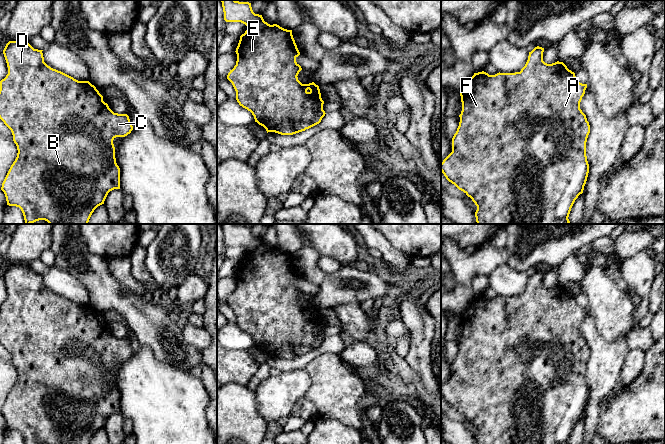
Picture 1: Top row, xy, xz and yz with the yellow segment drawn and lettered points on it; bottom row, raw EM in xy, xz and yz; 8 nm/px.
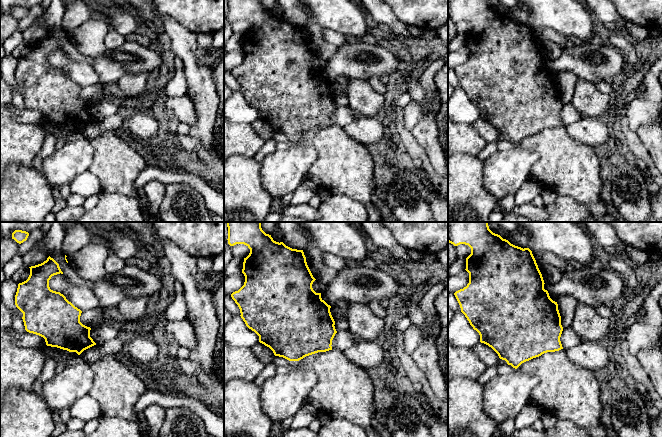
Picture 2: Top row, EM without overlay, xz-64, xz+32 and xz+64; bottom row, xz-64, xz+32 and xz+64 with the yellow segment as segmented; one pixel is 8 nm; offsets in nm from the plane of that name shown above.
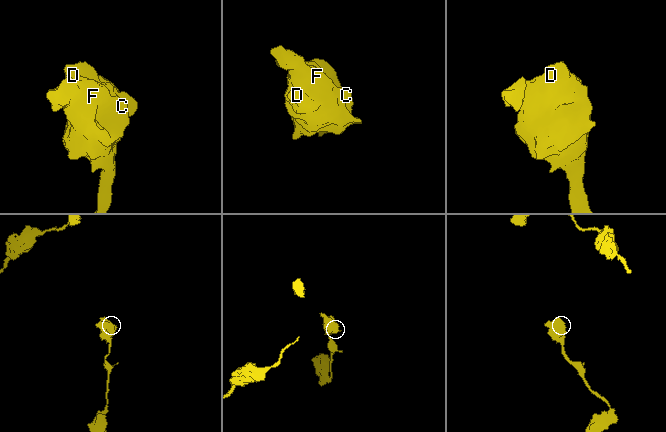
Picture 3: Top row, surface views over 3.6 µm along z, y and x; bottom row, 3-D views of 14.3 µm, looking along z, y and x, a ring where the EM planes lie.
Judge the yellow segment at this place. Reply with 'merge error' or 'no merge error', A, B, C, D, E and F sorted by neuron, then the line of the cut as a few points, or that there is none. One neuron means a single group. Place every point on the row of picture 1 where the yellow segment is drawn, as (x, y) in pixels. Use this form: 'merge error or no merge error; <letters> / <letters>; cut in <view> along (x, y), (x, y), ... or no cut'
no merge error; A B C D E F; no cut

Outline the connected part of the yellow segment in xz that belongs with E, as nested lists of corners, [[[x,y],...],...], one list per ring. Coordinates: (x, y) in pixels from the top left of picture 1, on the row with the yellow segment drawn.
[[[221,2],[226,22],[241,22],[247,26],[235,51],[236,65],[227,75],[236,91],[239,105],[250,111],[255,122],[263,126],[267,133],[293,135],[319,124],[326,114],[323,110],[324,101],[318,85],[314,82],[302,84],[298,80],[302,68],[296,62],[300,52],[292,30],[268,24],[262,15],[253,12],[249,2]]]

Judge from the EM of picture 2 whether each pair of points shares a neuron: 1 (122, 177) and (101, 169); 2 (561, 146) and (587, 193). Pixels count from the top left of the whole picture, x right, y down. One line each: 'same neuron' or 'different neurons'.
1: same neuron
2: same neuron

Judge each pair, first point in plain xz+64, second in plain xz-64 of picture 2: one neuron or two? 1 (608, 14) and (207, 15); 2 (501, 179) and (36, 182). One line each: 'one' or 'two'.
1: two
2: two

